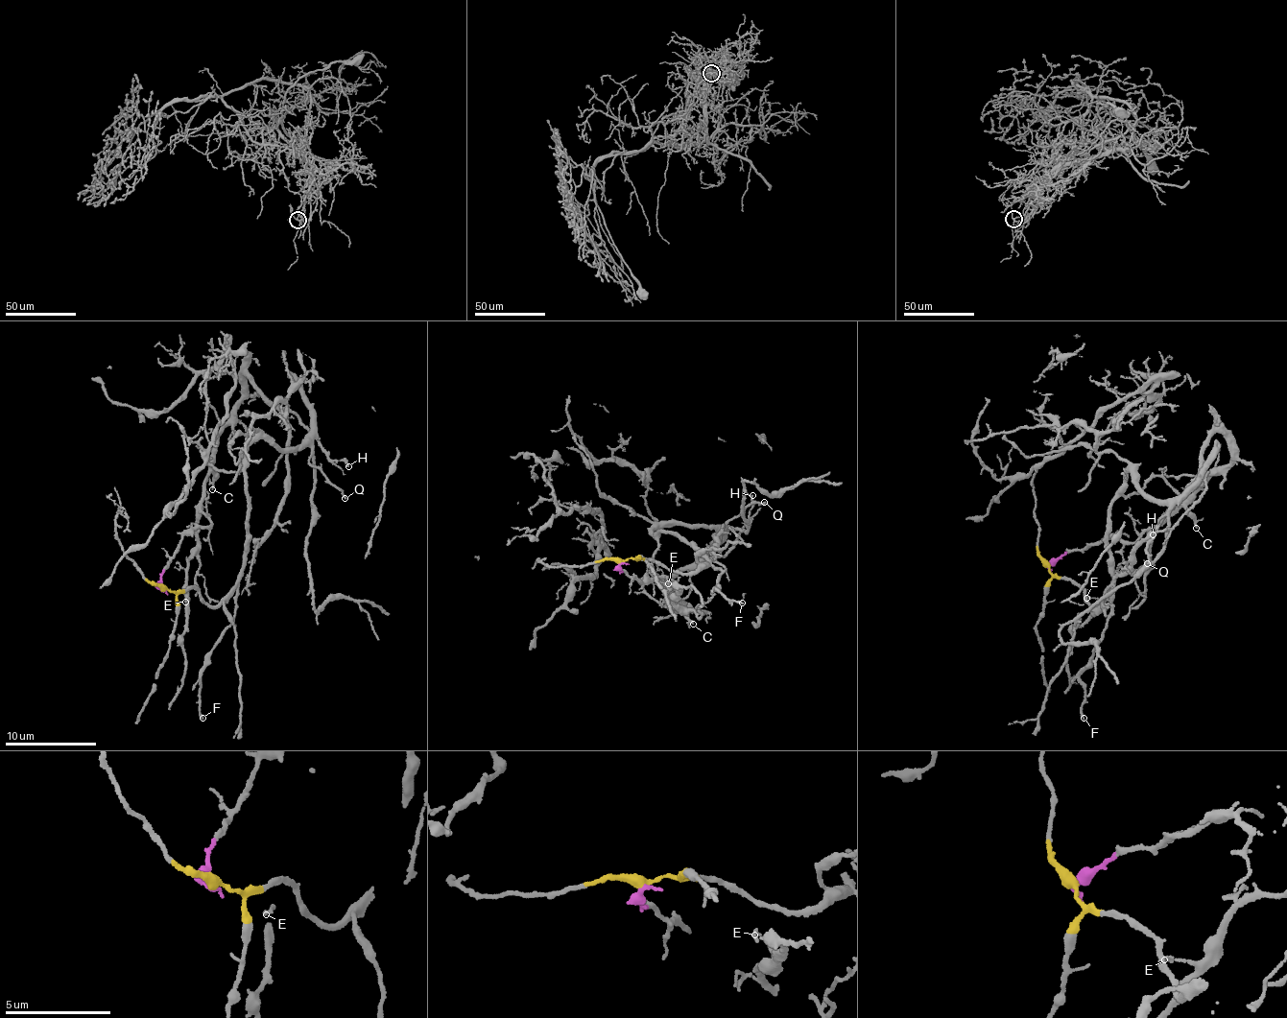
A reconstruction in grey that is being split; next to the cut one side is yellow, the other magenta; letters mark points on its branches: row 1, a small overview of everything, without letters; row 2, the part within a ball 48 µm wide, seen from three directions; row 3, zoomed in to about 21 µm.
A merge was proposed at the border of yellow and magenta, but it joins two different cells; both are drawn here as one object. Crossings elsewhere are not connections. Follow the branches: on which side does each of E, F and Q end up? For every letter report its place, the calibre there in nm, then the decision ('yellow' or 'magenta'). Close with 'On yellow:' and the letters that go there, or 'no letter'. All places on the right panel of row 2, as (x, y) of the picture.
E: place (1086, 598); calibre 140 nm; magenta
F: place (1084, 718); calibre 200 nm; yellow
Q: place (1147, 563); calibre 170 nm; yellow
On yellow: F, Q

